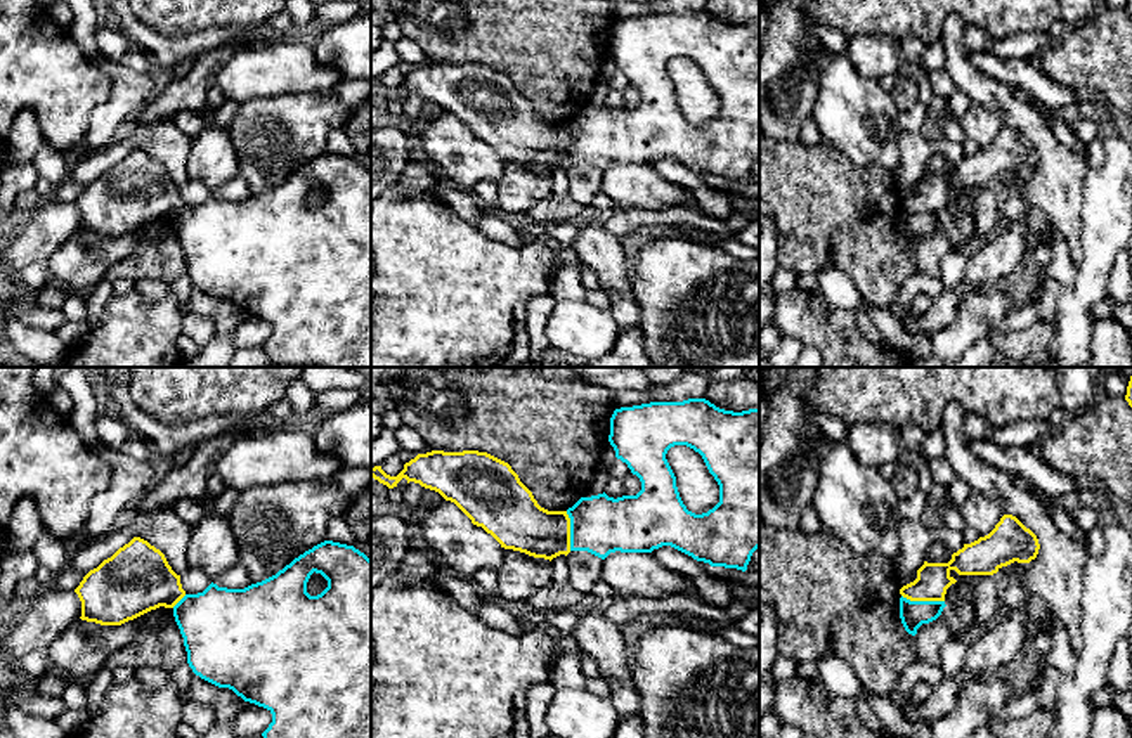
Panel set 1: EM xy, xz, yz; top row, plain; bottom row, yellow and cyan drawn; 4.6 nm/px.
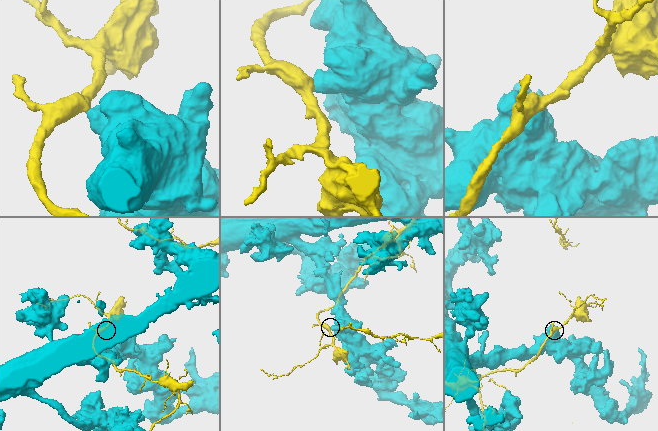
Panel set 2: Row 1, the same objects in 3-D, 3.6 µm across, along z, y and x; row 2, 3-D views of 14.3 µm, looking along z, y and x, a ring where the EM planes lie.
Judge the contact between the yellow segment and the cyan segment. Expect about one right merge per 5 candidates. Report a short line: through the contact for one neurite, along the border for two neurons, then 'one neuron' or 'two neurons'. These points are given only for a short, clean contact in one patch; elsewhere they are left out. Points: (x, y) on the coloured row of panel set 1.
two neurons

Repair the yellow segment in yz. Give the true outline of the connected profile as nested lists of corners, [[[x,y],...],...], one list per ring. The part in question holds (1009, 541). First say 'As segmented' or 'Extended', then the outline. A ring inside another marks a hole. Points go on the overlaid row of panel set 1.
As segmented. [[[1004,515],[995,528],[962,549],[952,554],[948,563],[927,563],[917,570],[917,579],[900,589],[900,594],[910,601],[945,601],[947,589],[957,580],[950,575],[955,570],[959,575],[993,575],[1002,566],[1014,561],[1030,563],[1040,549],[1037,535],[1026,528],[1016,516]]]

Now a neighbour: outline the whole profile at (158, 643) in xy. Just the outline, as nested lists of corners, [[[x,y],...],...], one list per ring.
[[[159,606],[149,612],[151,620],[144,620],[137,638],[125,648],[114,651],[106,669],[139,669],[151,665],[166,672],[187,662],[184,638],[173,617],[173,608]]]

